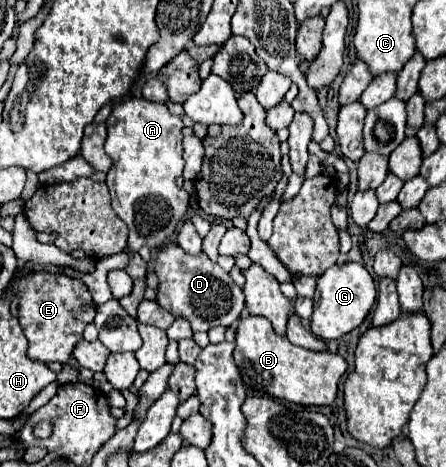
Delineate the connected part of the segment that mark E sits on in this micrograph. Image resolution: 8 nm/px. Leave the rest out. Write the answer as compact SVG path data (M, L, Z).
M41 271L21 277L17 291L21 295L19 323L25 331L25 337L29 339L29 359L41 363L67 363L73 347L83 339L85 325L93 323L95 319L95 303L87 285L81 279Z

